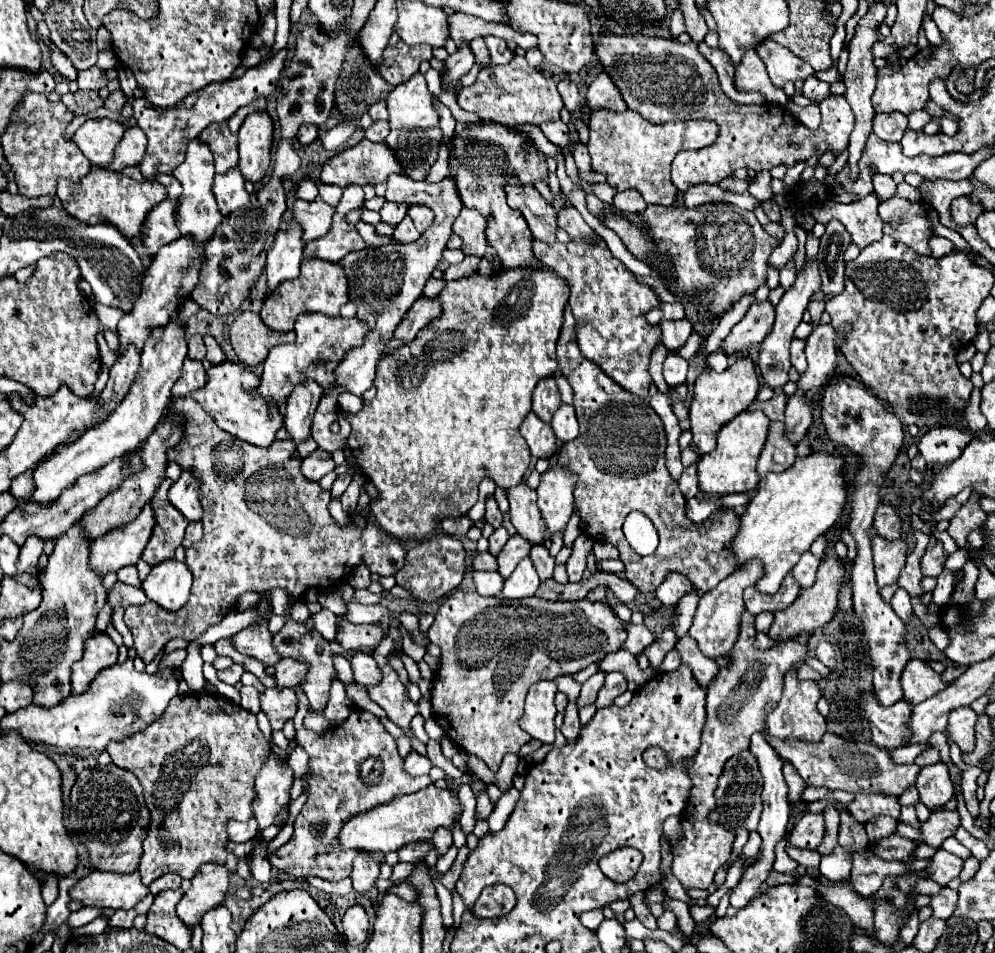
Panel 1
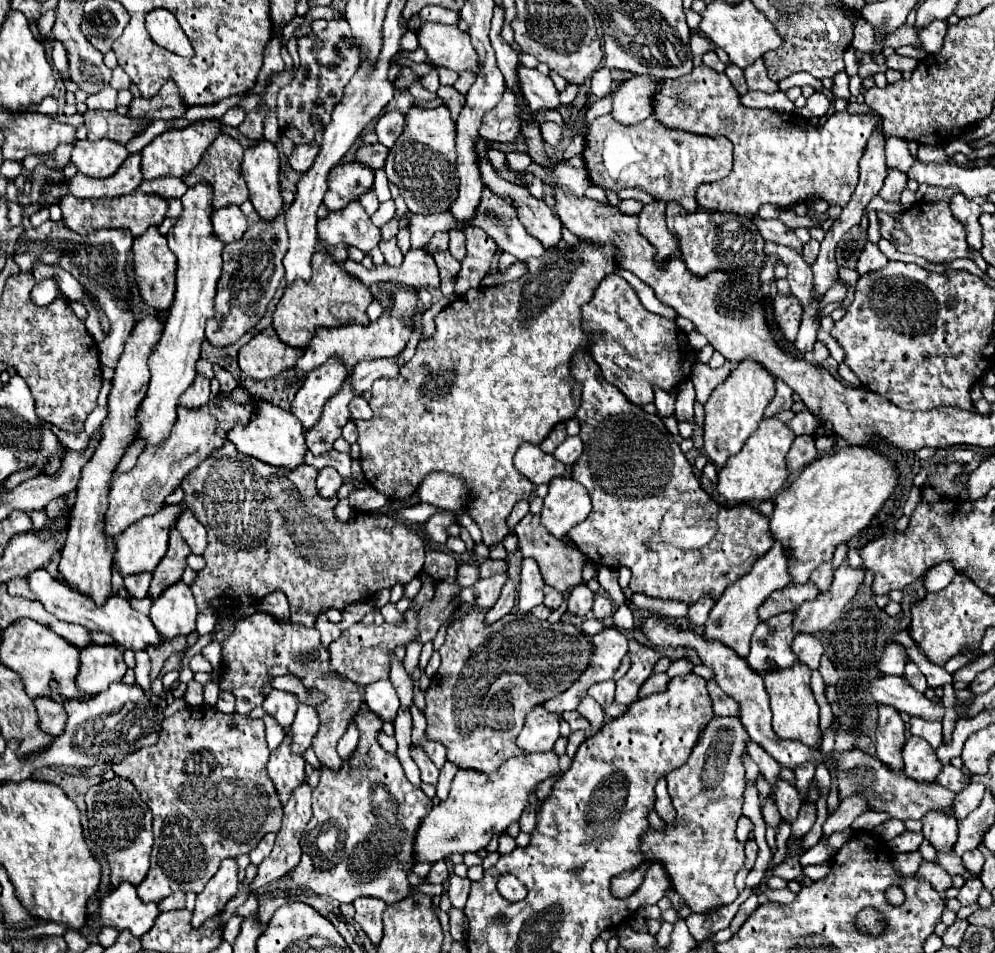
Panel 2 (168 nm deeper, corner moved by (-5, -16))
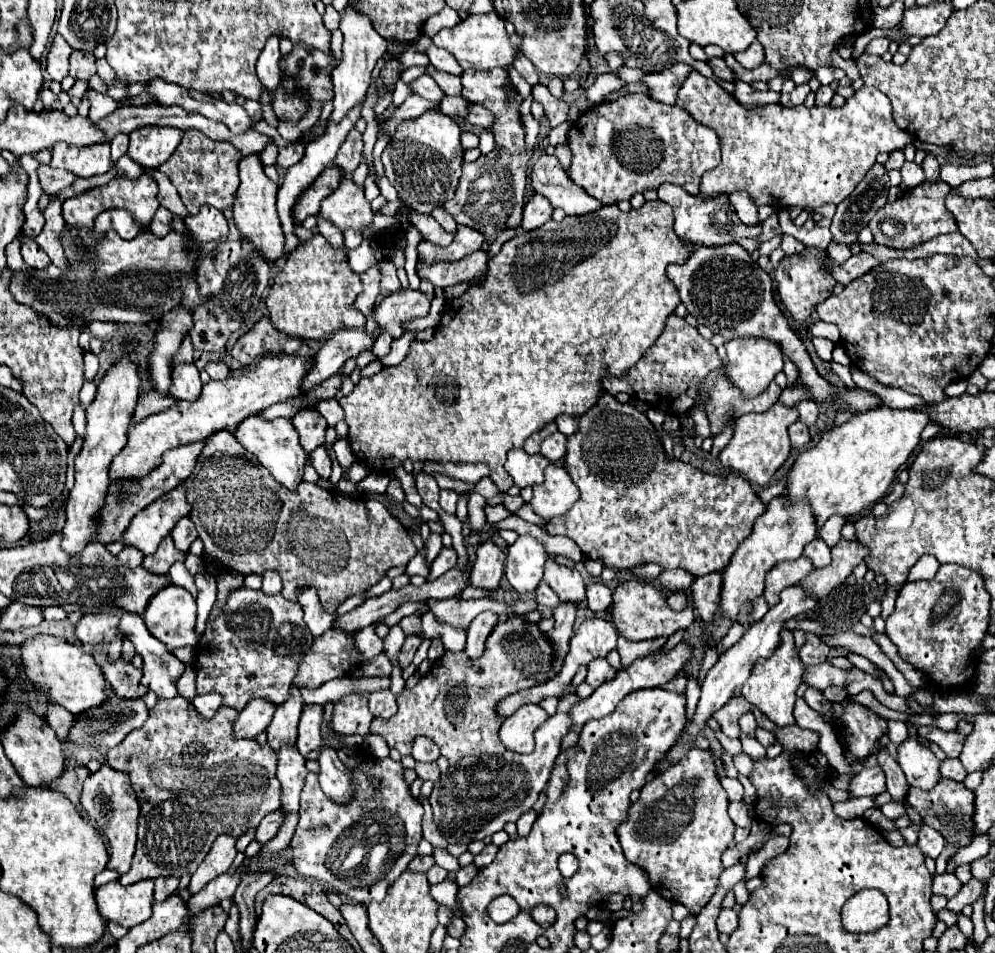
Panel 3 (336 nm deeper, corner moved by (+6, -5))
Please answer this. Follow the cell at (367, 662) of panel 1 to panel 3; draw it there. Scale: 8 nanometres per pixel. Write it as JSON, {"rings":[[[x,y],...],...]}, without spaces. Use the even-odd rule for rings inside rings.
{"rings":[[[378,689],[372,691],[368,697],[368,707],[374,713],[374,717],[388,719],[396,713],[396,697],[390,693],[390,689]]]}

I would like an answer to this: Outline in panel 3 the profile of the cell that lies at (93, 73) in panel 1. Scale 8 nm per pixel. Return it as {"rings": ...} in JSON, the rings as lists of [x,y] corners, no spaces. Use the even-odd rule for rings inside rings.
{"rings":[[[88,89],[86,91],[88,99],[90,99],[90,119],[92,121],[100,121],[102,117],[110,115],[114,109],[118,109],[118,101],[114,101],[108,93],[100,93],[96,89]]]}

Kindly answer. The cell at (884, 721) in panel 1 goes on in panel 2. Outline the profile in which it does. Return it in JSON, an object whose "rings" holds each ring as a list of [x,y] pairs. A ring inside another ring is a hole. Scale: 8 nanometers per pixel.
{"rings":[[[911,736],[905,742],[903,760],[905,760],[905,774],[917,782],[933,784],[943,768],[929,742],[919,736]]]}

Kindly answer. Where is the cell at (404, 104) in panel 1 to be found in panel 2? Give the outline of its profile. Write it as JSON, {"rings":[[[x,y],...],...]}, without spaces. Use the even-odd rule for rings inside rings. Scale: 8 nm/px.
{"rings":[[[439,106],[433,110],[411,108],[407,112],[407,128],[397,138],[391,148],[385,170],[389,182],[393,182],[407,206],[415,214],[435,214],[447,212],[457,198],[459,176],[455,168],[457,152],[455,152],[455,122],[447,108]]]}

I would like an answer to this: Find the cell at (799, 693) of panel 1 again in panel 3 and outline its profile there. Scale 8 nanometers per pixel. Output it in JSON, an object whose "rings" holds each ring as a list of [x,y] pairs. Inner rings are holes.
{"rings":[[[786,629],[786,631],[782,631],[782,641],[780,641],[780,647],[776,649],[776,653],[772,653],[764,661],[756,661],[756,665],[752,669],[752,675],[744,683],[742,693],[744,693],[746,701],[756,705],[778,727],[794,725],[796,723],[796,719],[794,719],[794,701],[796,701],[796,689],[802,683],[802,675],[804,675],[804,663],[800,661],[798,653],[794,649],[792,633]]]}

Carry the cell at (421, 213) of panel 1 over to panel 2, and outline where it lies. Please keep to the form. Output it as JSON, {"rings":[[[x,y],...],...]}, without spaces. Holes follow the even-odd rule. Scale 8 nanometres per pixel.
{"rings":[[[437,232],[428,242],[430,250],[446,251],[449,248],[449,234],[448,232]]]}

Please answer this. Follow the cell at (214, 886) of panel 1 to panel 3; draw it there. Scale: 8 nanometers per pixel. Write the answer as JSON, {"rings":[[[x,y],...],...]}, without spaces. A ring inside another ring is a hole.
{"rings":[[[220,835],[216,839],[216,845],[212,845],[212,853],[204,859],[204,865],[192,875],[190,881],[190,897],[196,895],[208,881],[216,879],[220,873],[228,871],[232,867],[232,861],[236,857],[236,839],[232,835]]]}

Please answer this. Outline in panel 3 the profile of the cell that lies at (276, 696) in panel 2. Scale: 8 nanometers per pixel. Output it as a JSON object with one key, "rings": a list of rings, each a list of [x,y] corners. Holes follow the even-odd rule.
{"rings":[[[258,697],[252,699],[234,723],[236,737],[248,739],[248,737],[256,737],[258,733],[262,733],[270,725],[274,709],[276,705],[272,705],[272,701],[260,701]]]}

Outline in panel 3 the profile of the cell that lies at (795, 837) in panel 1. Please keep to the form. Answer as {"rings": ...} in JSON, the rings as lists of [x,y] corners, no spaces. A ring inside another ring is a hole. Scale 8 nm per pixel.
{"rings":[[[862,767],[860,773],[850,777],[848,797],[874,797],[884,791],[886,791],[886,779],[880,767],[874,767],[874,769]]]}

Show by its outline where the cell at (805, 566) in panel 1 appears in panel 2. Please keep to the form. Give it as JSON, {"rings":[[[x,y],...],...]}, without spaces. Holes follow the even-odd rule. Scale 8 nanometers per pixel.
{"rings":[[[825,562],[819,568],[815,568],[815,572],[811,572],[811,580],[817,584],[821,592],[827,590],[833,582],[833,562]]]}

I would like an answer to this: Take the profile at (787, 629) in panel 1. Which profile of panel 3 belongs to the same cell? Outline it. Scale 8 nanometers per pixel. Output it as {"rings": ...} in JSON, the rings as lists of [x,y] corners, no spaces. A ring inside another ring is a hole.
{"rings":[[[840,539],[832,547],[832,563],[822,569],[814,569],[800,585],[806,593],[816,593],[816,599],[828,595],[834,587],[844,583],[844,579],[854,571],[854,567],[864,561],[868,549],[858,541]]]}

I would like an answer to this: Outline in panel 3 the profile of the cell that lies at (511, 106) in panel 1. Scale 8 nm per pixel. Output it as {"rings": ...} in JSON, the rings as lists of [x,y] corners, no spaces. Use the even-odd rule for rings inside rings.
{"rings":[[[470,105],[470,113],[468,113],[468,119],[466,119],[470,125],[474,125],[474,127],[478,127],[478,129],[492,129],[492,121],[494,121],[494,117],[492,117],[492,113],[486,109],[486,107],[482,107],[482,105]]]}

